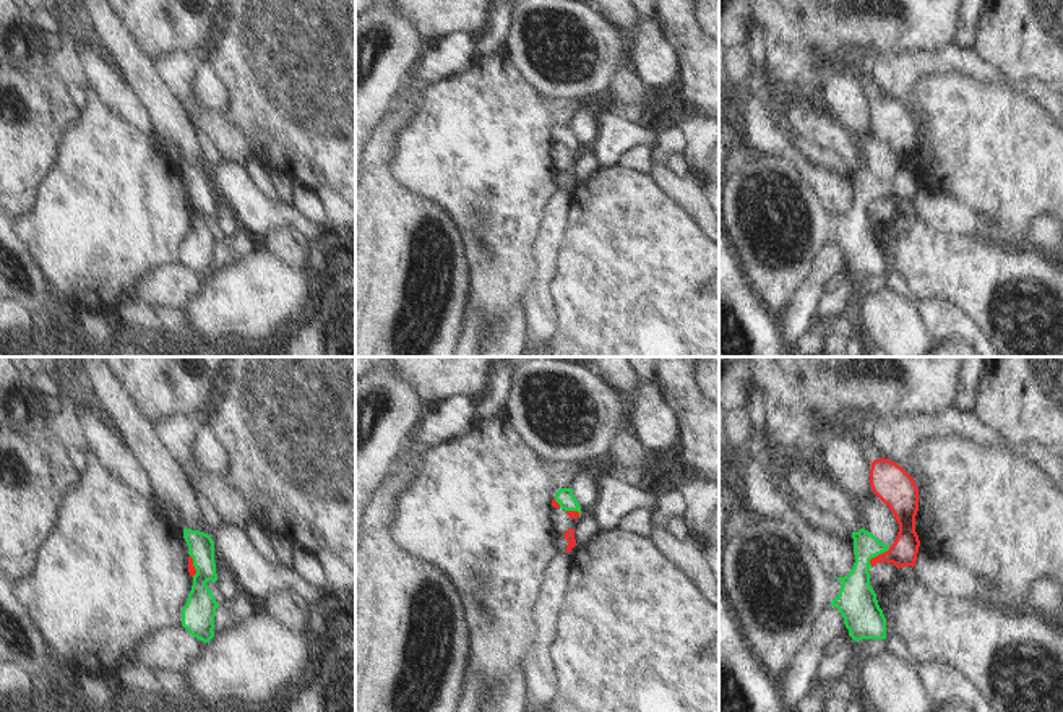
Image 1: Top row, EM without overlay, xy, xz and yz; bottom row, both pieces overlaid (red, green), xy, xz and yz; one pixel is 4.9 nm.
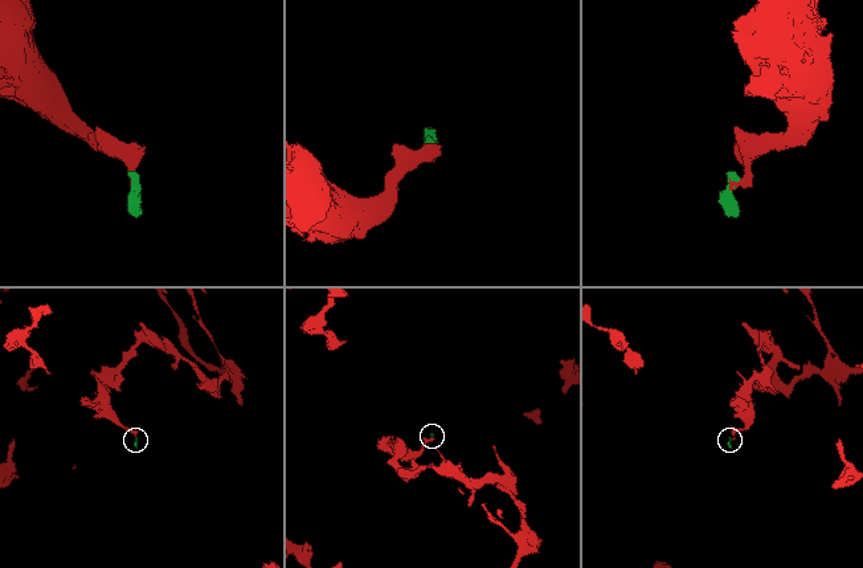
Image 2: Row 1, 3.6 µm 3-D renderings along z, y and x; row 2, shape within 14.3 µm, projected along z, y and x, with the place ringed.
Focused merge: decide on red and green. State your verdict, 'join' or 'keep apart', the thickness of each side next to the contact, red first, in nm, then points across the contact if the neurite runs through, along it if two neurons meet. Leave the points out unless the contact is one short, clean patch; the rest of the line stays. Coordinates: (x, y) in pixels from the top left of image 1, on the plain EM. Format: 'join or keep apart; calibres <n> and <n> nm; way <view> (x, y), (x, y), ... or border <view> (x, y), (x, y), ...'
join; calibres 140 and 190 nm; way yz (903, 188), (878, 192), (860, 206), (857, 237)

